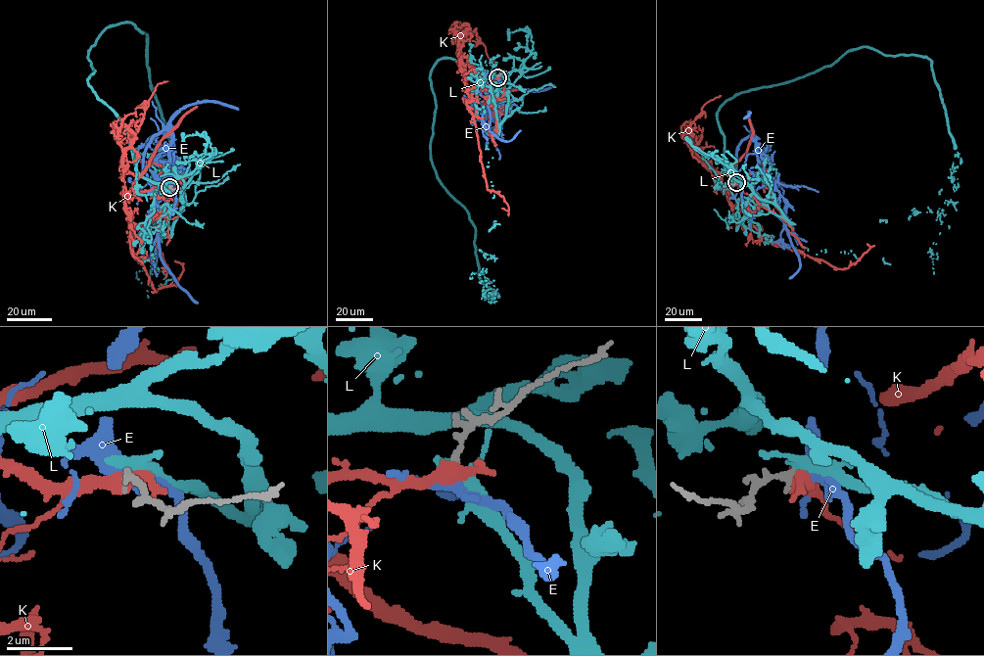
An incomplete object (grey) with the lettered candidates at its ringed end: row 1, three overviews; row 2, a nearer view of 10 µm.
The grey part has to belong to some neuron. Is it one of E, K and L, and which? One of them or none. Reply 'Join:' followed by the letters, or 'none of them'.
Join: E

